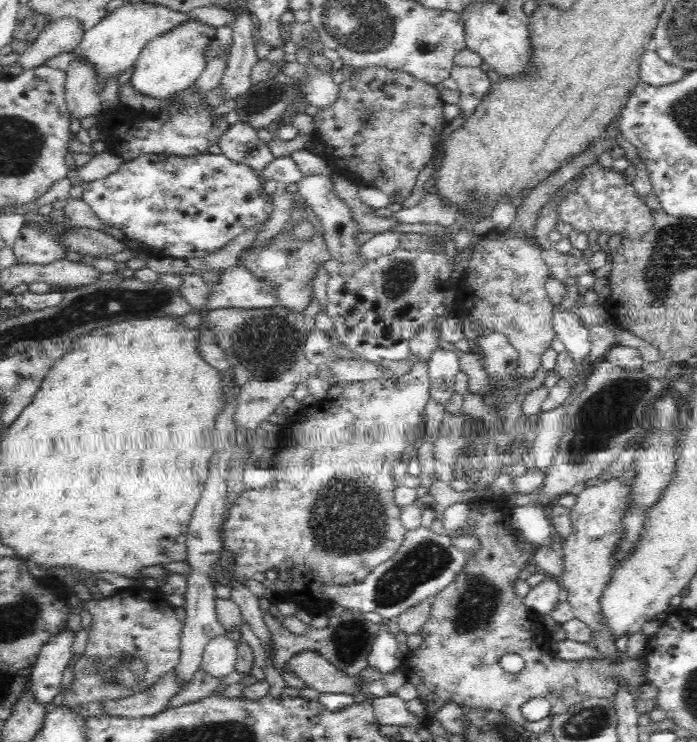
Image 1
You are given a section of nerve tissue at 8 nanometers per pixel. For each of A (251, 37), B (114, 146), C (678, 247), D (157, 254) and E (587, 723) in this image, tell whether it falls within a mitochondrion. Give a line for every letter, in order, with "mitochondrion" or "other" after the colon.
A: other
B: other
C: mitochondrion
D: other
E: mitochondrion

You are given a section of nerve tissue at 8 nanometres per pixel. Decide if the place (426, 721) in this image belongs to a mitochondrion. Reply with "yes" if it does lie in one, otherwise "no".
no

